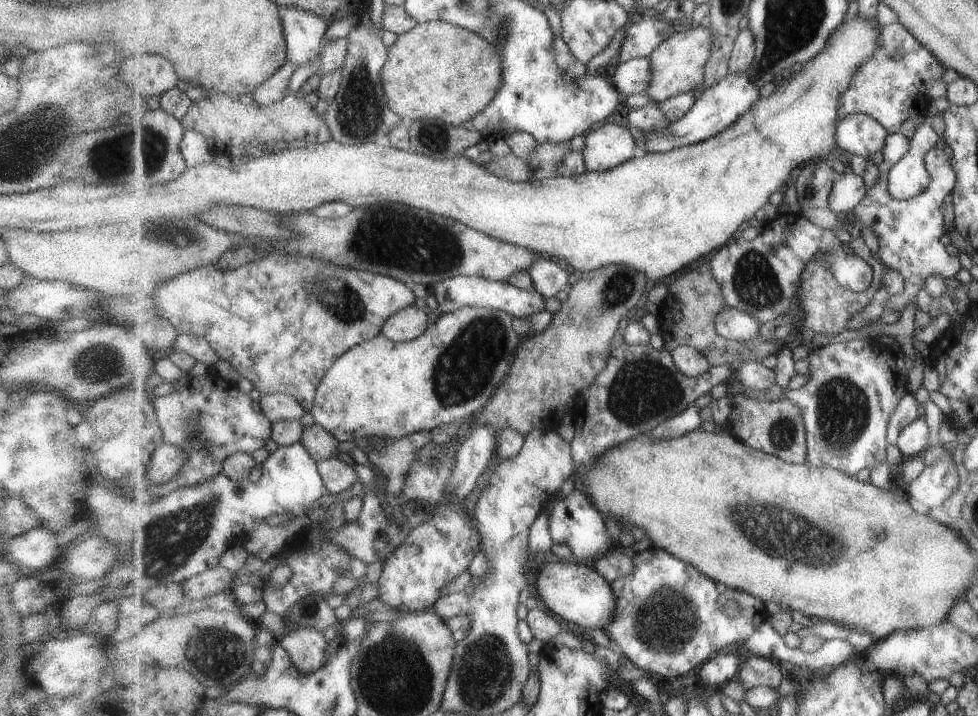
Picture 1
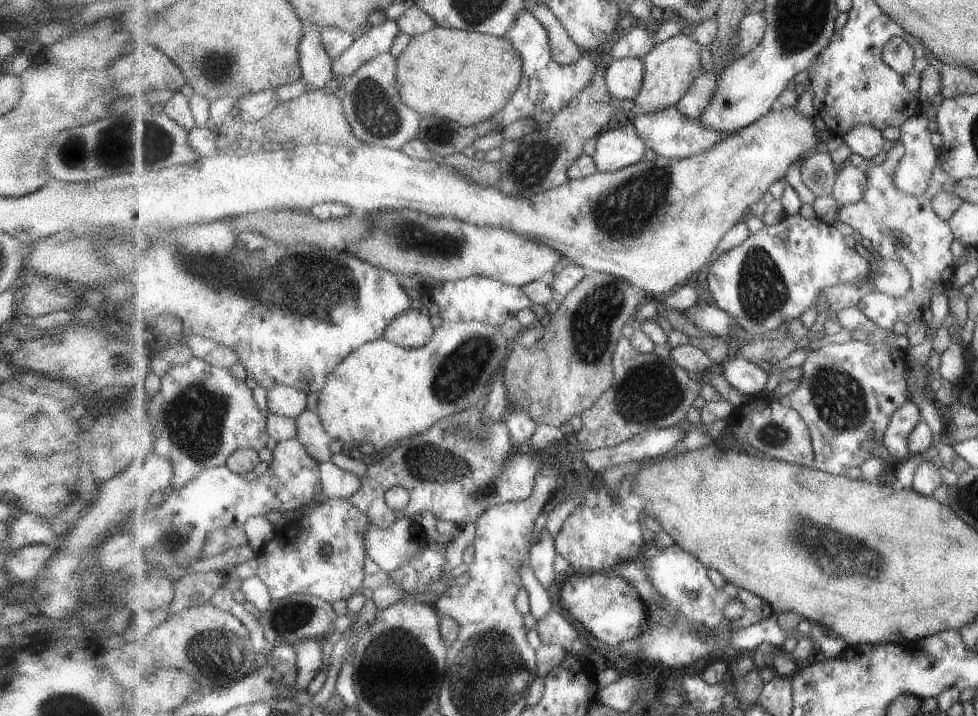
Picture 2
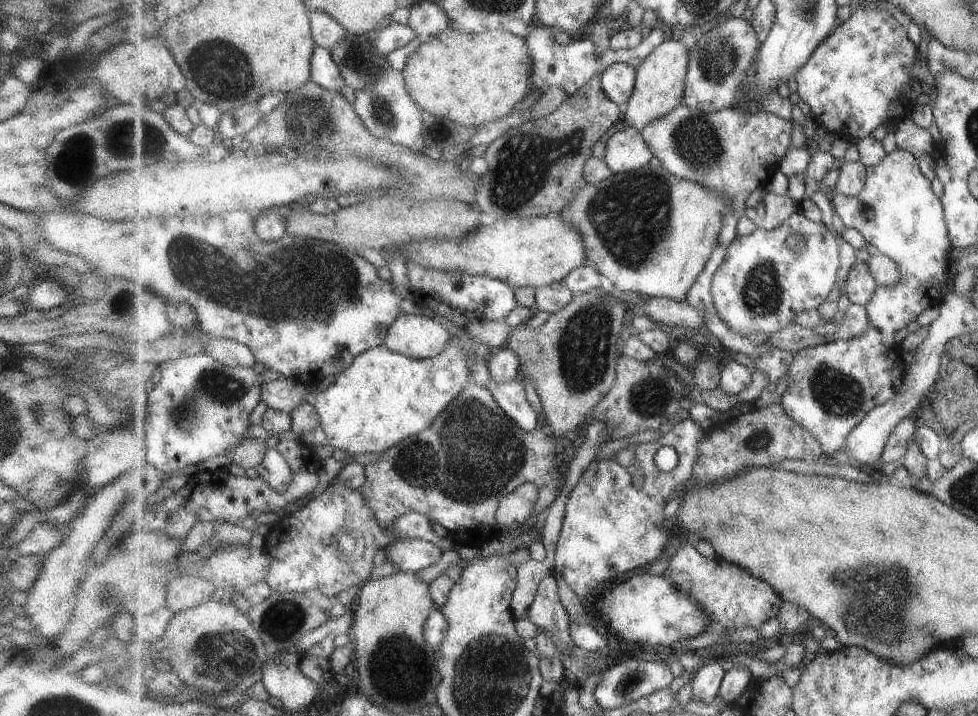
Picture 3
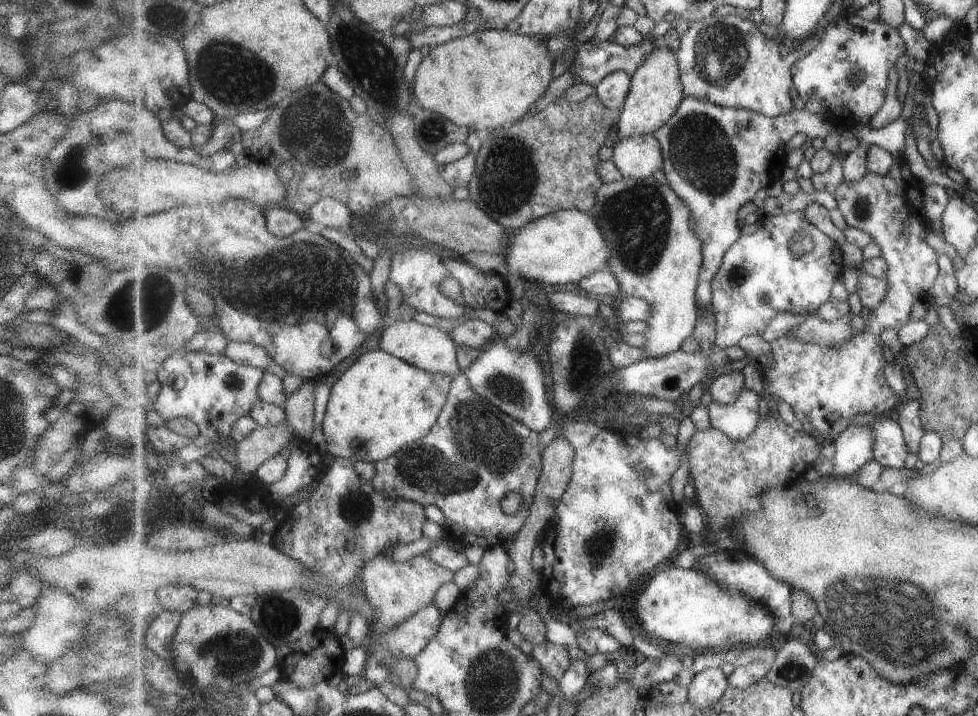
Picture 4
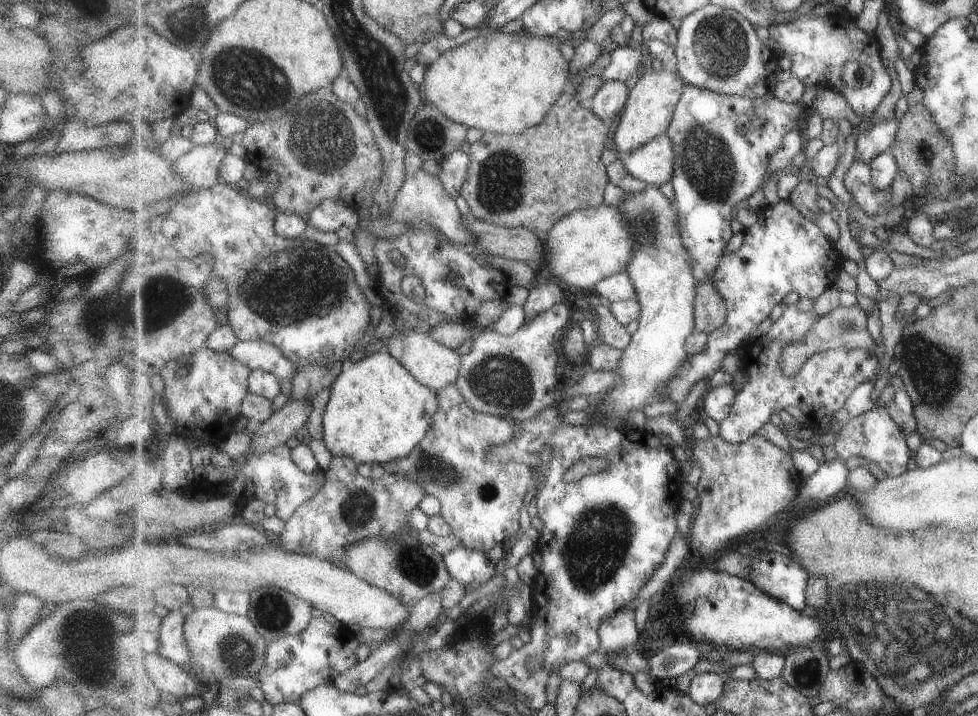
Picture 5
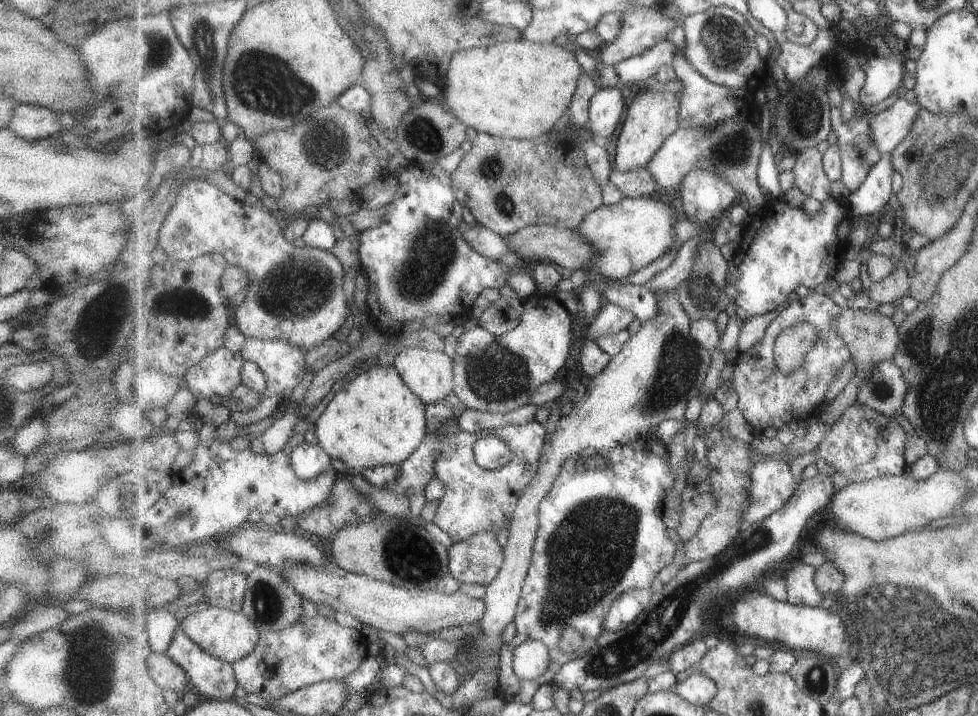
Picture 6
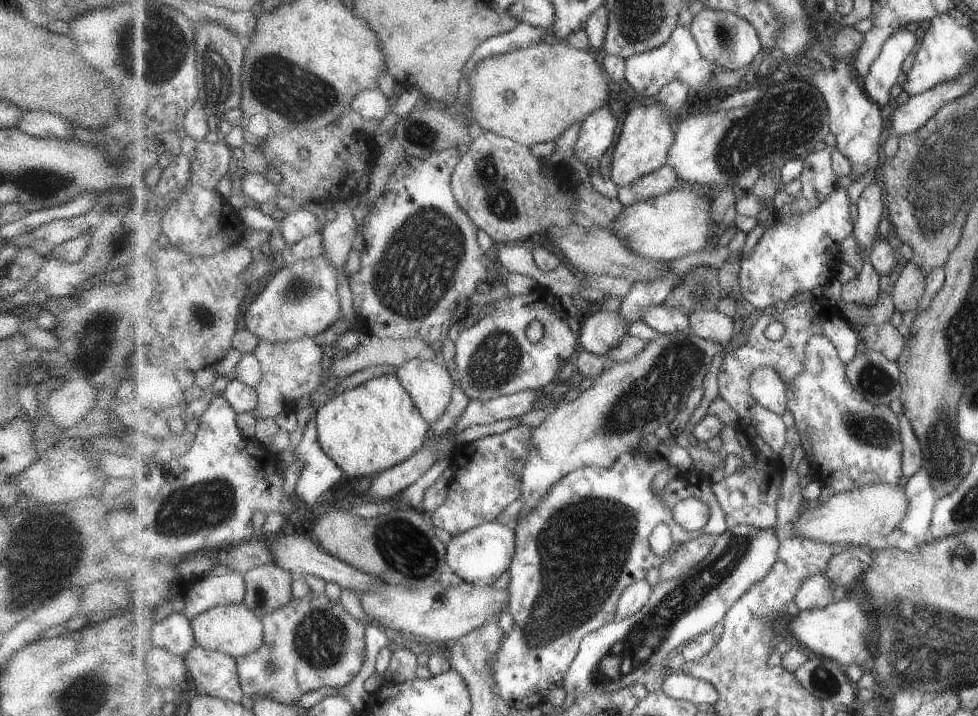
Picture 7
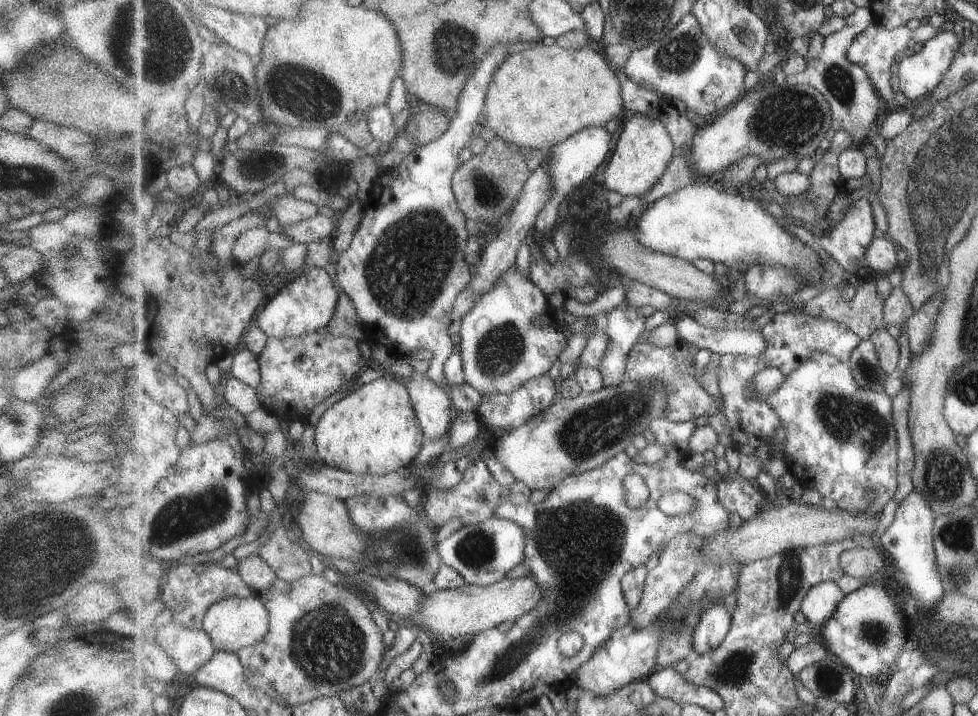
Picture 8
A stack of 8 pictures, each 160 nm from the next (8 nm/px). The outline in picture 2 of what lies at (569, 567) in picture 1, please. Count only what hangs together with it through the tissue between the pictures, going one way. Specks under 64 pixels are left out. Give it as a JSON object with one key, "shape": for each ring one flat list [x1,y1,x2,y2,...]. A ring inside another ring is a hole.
{"shape":[[605,572,587,576,573,574,567,580,560,590,559,603,593,637,605,642,609,647,631,638,639,638,648,627,647,601,642,598,635,585,624,578]]}

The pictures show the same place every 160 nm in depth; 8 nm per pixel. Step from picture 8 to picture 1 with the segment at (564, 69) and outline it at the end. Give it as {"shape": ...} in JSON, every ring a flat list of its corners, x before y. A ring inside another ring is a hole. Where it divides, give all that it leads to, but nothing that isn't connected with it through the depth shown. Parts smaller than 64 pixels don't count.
{"shape":[[425,21,417,23,409,32,399,35,397,42,388,47,389,56,383,70,381,71,381,80,385,89,388,107,403,118,404,124,410,128,410,124,419,119,441,119,450,125,462,125,465,121,478,115,481,110,485,109,499,92,503,82,504,66,503,59,500,57,496,46,493,46,486,38,483,38,475,31,451,24,445,21]]}

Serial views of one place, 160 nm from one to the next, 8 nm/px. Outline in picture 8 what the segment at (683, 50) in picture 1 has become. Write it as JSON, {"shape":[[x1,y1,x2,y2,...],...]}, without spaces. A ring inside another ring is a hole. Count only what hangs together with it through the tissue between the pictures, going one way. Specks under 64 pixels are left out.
{"shape":[[635,115,626,122,605,168,605,187,609,192,619,193,624,198,644,196,663,178,675,158,675,148,670,132,658,117]]}

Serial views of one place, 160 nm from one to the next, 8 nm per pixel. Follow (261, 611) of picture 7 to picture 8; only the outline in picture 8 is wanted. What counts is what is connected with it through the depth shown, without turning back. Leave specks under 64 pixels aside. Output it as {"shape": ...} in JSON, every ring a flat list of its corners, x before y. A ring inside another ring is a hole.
{"shape":[[252,554,238,562,238,572,241,574,247,586,259,596,267,590,271,590,273,582,277,580,278,574,259,554]]}

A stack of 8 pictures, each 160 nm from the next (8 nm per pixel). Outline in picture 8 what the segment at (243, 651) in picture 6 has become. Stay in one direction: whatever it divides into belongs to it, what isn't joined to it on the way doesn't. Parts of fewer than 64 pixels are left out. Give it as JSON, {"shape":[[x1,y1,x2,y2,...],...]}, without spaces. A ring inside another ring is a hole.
{"shape":[[258,594,246,598,235,596,217,602,207,612,202,630,211,636,217,651,237,653,265,639,270,630,270,620,269,610,261,596]]}

